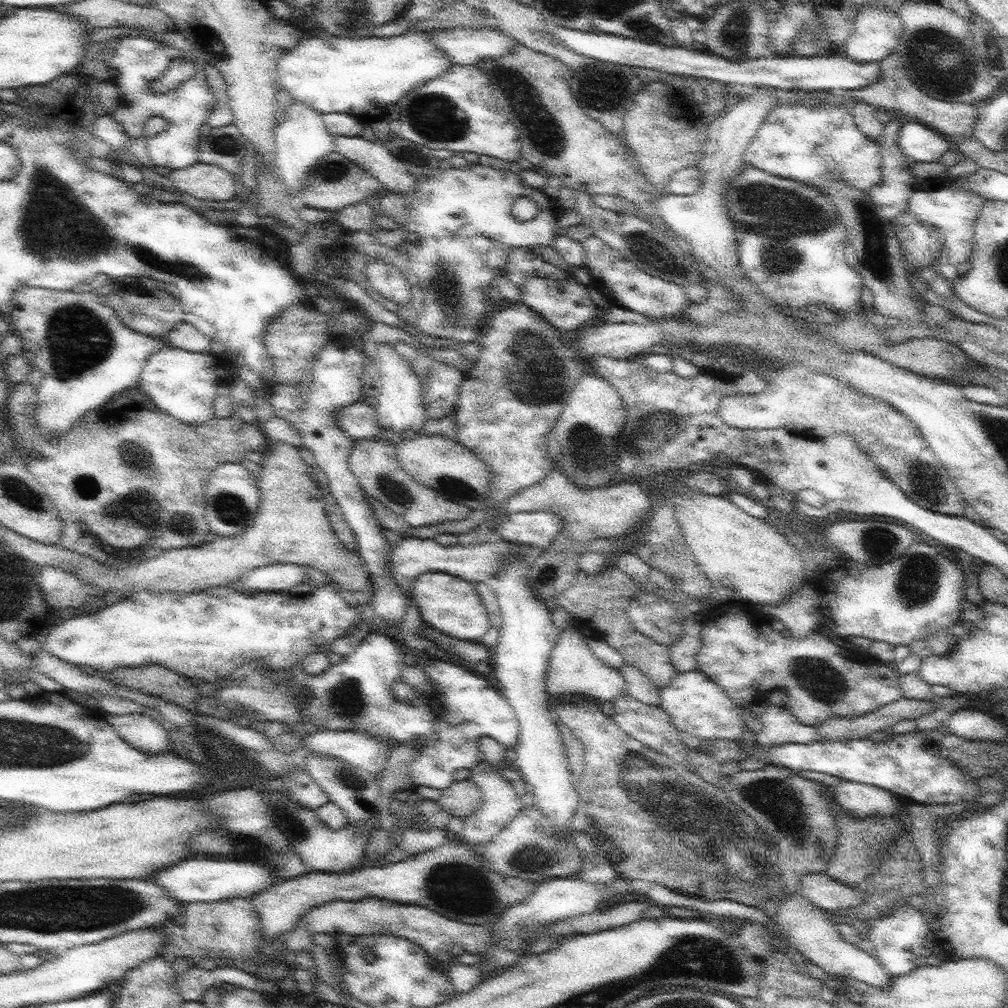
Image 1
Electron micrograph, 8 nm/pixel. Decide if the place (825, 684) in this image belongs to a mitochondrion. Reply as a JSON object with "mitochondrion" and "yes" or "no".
{"mitochondrion":"yes"}

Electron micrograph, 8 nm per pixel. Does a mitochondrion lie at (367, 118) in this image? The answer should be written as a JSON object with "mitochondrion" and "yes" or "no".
{"mitochondrion":"no"}

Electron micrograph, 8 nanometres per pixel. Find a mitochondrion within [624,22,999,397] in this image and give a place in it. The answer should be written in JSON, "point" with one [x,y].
{"point":[922,44]}

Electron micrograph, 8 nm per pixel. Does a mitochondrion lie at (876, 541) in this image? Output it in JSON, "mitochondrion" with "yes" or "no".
{"mitochondrion":"yes"}

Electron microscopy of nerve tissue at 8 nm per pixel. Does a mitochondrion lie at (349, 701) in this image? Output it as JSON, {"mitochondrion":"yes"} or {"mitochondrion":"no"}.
{"mitochondrion":"yes"}

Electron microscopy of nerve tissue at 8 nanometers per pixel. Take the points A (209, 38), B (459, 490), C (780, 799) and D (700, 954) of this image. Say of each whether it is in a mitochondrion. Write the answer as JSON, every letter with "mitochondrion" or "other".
{"A":"mitochondrion","B":"mitochondrion","C":"mitochondrion","D":"mitochondrion"}

